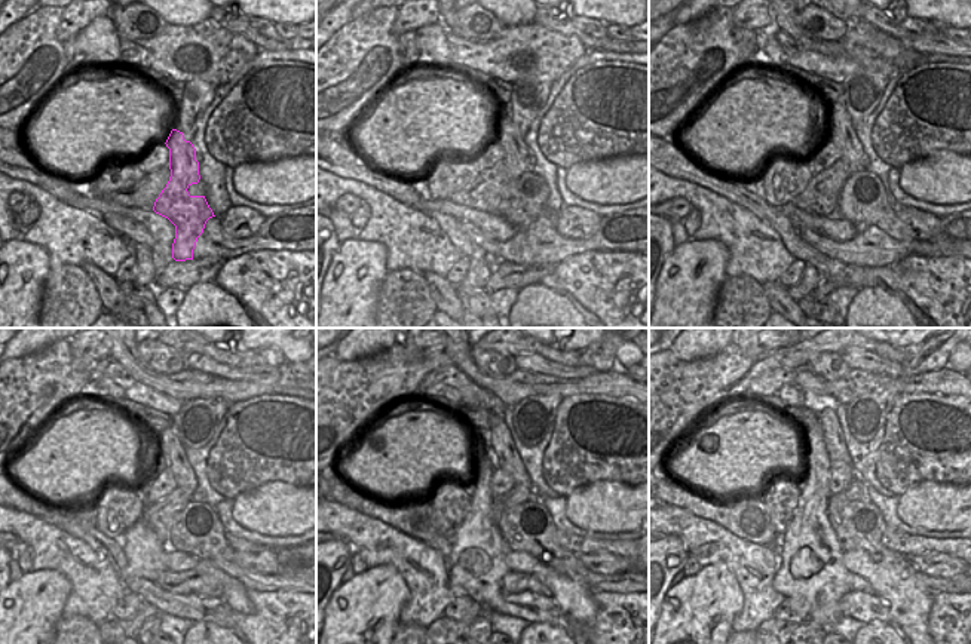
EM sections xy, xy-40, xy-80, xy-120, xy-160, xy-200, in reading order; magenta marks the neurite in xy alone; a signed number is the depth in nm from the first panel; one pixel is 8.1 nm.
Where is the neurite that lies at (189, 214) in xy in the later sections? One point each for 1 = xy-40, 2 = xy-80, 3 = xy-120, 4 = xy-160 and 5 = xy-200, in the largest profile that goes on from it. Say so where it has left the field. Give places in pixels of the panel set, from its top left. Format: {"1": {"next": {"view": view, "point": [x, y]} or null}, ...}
{"1": {"next": {"view": "xy-40", "point": [517, 152]}}, "2": {"next": {"view": "xy-80", "point": [841, 131]}}, "3": {"next": {"view": "xy-120", "point": [171, 453]}}, "4": {"next": {"view": "xy-160", "point": [507, 457]}}, "5": {"next": {"view": "xy-200", "point": [835, 441]}}}

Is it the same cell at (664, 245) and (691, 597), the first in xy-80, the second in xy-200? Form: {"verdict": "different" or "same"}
{"verdict": "different"}

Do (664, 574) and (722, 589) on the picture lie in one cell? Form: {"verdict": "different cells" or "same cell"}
{"verdict": "different cells"}

